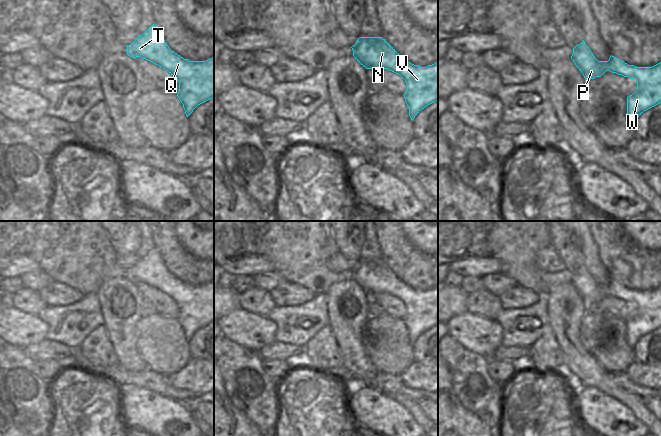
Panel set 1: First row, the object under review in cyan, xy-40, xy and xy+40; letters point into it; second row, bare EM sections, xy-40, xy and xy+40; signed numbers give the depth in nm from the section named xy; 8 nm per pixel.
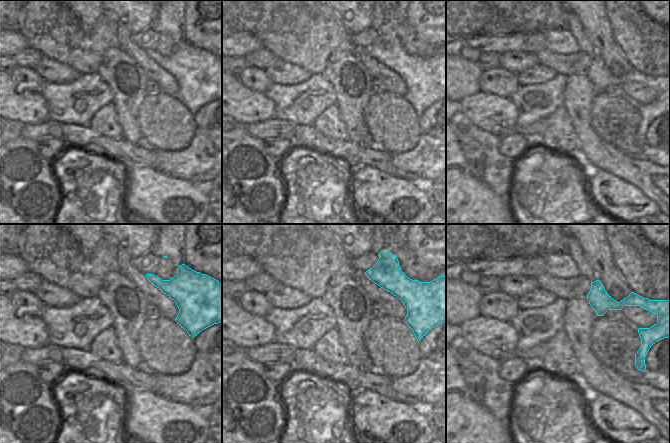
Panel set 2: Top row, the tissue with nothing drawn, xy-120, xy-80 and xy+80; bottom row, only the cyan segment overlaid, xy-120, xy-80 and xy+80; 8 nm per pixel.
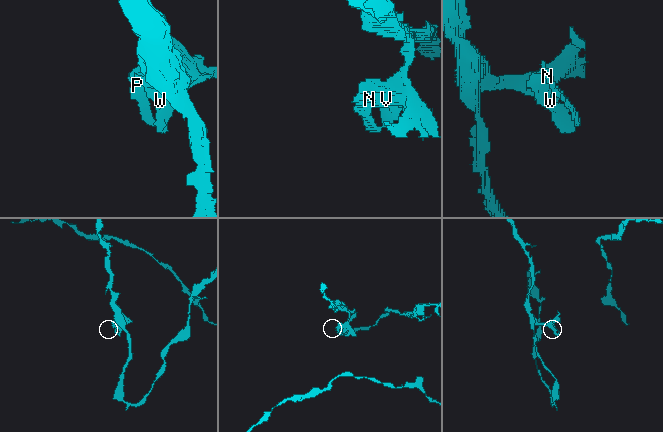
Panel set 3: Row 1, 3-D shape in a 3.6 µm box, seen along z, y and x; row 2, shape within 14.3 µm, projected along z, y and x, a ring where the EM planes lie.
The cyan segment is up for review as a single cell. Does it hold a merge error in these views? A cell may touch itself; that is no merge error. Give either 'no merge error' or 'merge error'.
no merge error

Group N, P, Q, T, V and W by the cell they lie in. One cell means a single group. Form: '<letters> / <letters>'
N P Q T V W

